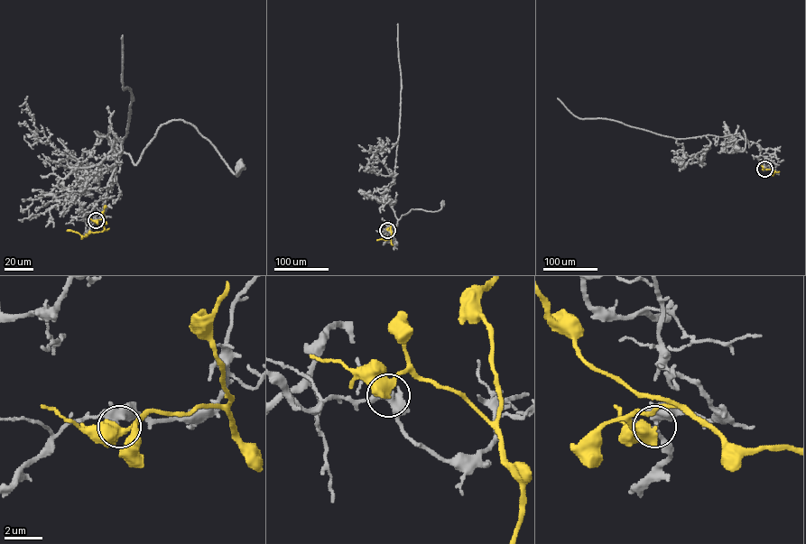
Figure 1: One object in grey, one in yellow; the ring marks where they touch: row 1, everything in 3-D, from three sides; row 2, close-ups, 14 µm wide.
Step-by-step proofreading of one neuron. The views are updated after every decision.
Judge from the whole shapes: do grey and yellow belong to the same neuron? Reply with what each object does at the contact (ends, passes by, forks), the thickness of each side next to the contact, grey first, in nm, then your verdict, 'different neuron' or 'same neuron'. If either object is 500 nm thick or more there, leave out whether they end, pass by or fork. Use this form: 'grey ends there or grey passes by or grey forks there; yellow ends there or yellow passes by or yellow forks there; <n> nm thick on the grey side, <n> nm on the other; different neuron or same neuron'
grey forks there; yellow passes by; 320 nm thick on the grey side, 420 nm on the other; different neuron

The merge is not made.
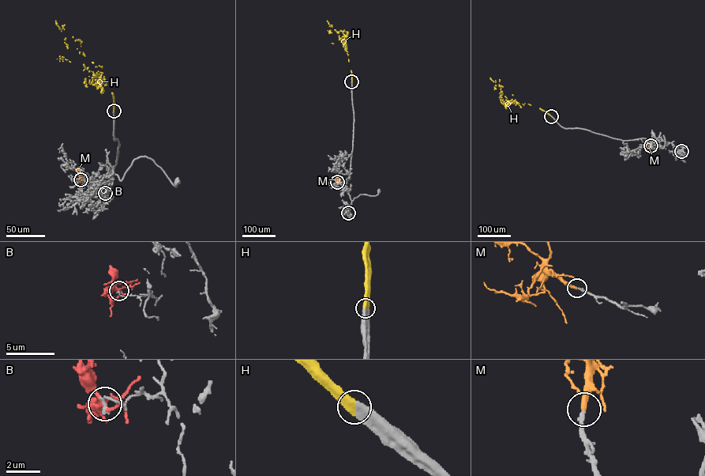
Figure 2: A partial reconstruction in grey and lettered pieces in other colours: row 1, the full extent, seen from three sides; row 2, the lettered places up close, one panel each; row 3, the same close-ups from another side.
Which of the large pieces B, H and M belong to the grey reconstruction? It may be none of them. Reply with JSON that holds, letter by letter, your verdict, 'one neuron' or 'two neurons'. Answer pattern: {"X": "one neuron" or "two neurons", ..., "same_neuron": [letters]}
{"B": "two neurons", "H": "one neuron", "M": "one neuron", "same_neuron": ["H", "M"]}

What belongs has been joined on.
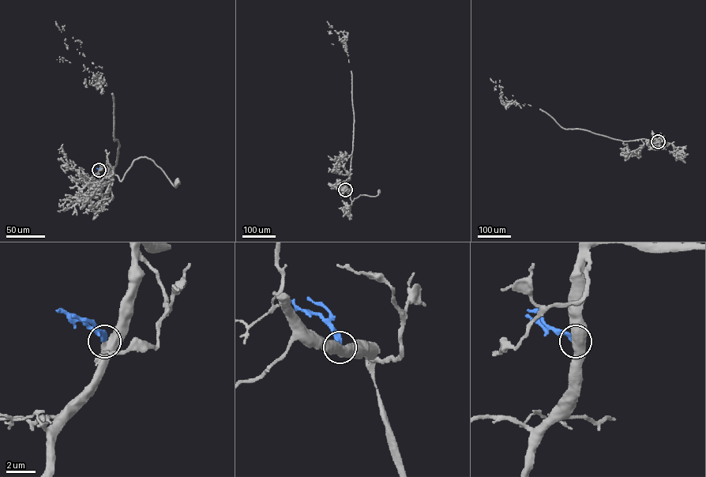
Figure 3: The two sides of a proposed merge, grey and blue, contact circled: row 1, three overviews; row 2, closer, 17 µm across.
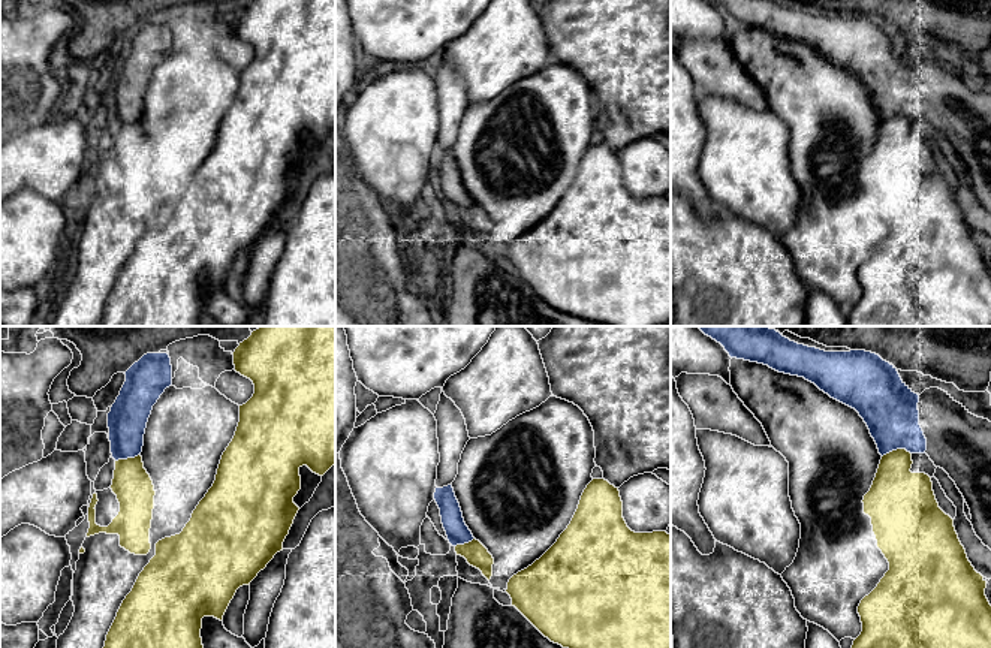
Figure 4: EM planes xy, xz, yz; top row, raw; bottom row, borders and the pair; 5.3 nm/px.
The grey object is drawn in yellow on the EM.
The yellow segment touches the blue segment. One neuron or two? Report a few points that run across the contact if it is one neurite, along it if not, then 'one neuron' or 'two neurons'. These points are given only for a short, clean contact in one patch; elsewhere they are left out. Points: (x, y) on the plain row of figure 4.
two neurons

